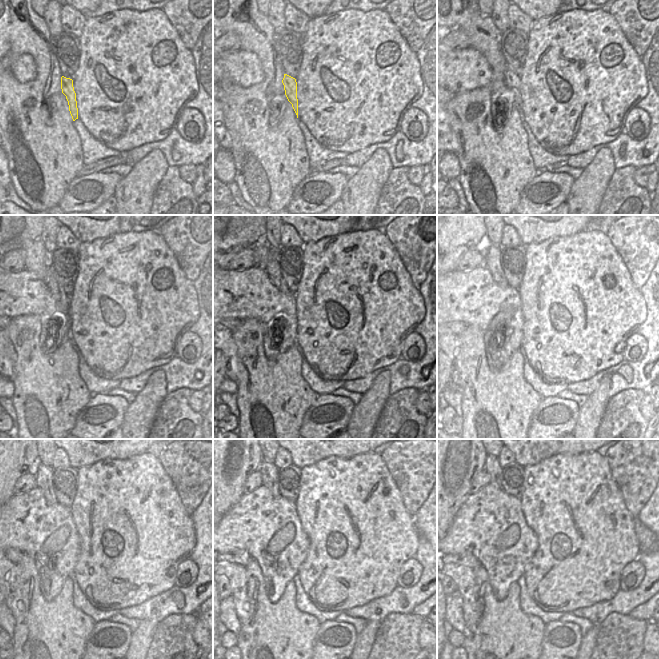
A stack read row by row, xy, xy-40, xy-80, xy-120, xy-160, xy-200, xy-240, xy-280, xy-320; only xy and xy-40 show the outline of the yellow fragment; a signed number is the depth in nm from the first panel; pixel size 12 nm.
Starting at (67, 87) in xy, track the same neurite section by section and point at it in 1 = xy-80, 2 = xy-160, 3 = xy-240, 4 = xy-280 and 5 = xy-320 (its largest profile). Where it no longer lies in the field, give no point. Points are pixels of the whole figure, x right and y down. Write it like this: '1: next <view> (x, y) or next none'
1: next xy-80 (512, 80)
2: next xy-160 (272, 267)
3: next xy-240 (44, 476)
4: next xy-280 (269, 472)
5: next xy-320 (492, 466)

